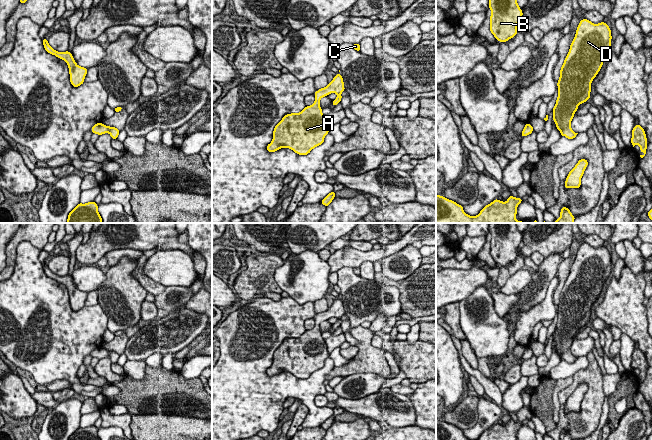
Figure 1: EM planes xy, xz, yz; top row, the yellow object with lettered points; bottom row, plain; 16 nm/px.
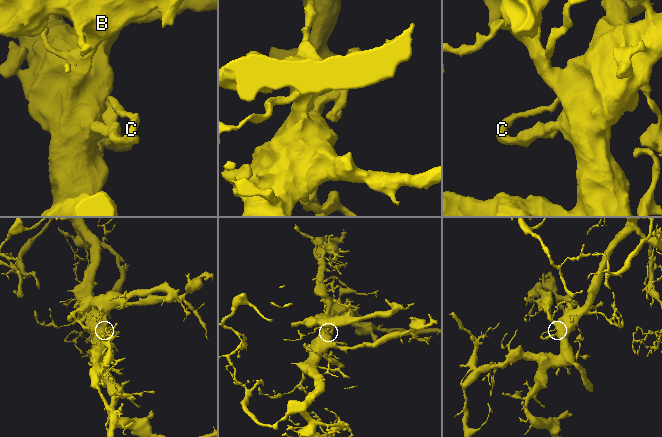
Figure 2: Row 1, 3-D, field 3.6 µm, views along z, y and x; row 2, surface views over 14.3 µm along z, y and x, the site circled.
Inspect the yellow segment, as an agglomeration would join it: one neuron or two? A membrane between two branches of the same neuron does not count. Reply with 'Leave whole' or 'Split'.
Leave whole

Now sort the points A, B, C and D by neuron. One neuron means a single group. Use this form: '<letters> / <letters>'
A B C D

